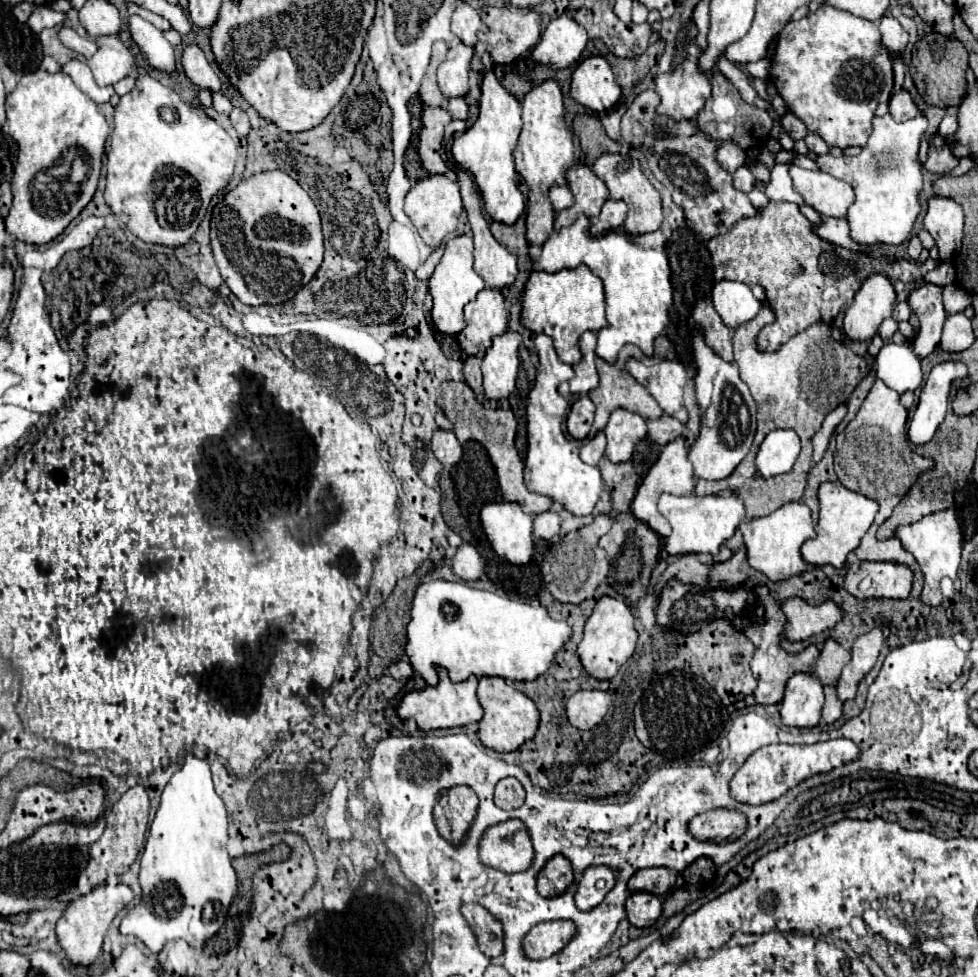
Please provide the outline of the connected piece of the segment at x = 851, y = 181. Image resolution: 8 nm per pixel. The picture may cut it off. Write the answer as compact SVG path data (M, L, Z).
M886 113L884 117L872 119L872 133L860 155L834 157L826 153L816 157L820 171L846 181L856 193L852 207L848 207L846 221L850 227L850 237L858 245L900 245L908 239L912 225L920 213L918 193L922 189L922 163L918 161L918 145L926 127L926 117L896 123L896 119Z

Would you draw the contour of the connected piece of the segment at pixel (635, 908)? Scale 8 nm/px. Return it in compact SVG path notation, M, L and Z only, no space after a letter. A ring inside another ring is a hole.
M630 893L626 899L626 917L634 927L652 927L662 913L662 903L652 893Z

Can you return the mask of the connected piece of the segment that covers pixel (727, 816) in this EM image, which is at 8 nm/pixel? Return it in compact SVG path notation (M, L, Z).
M712 809L704 811L690 819L688 831L698 841L728 843L738 839L746 829L746 817L730 809Z

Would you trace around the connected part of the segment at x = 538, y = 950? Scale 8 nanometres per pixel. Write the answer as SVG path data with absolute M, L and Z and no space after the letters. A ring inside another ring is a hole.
M546 921L538 923L524 937L524 953L528 959L546 959L558 953L576 933L572 921Z

